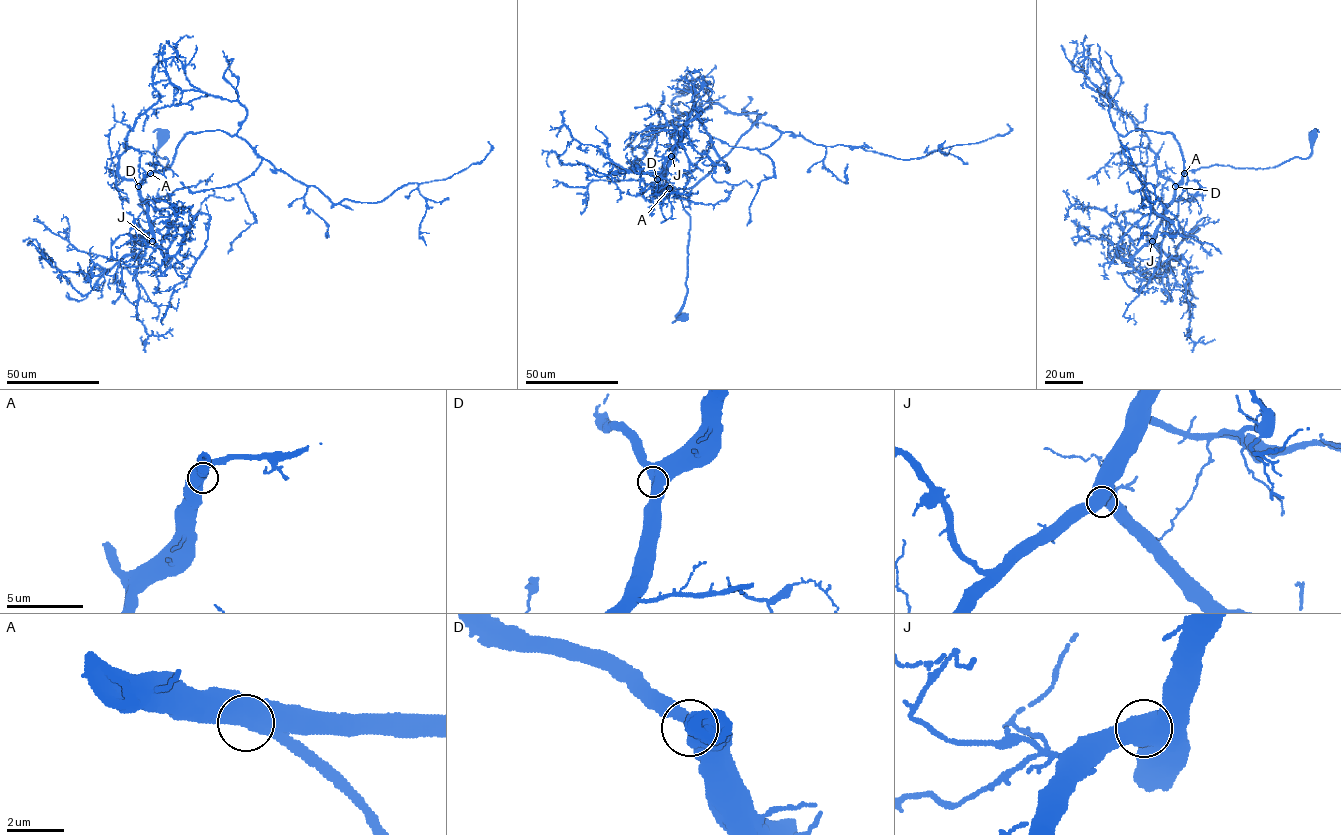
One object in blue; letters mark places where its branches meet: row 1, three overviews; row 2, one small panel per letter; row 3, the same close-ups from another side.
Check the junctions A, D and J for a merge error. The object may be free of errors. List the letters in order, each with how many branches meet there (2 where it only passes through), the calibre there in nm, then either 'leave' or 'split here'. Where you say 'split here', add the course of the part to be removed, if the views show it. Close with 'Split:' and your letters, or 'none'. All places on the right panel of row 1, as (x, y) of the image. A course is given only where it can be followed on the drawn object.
A: 2 | 650 nm | leave
D: 2 | 600 nm | leave
J: 2 | 600 nm | leave
Split: none

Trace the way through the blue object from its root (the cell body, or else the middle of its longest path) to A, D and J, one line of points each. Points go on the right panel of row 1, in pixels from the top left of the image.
A: (1313, 137), (1311, 154), (1306, 158), (1293, 157), (1266, 168), (1213, 164), (1184, 173)
D: (1313, 137), (1311, 154), (1306, 158), (1293, 157), (1266, 168), (1217, 164), (1201, 167), (1186, 171), (1175, 186)
J: (1313, 137), (1308, 157), (1293, 157), (1272, 167), (1213, 164), (1186, 171), (1152, 241)

